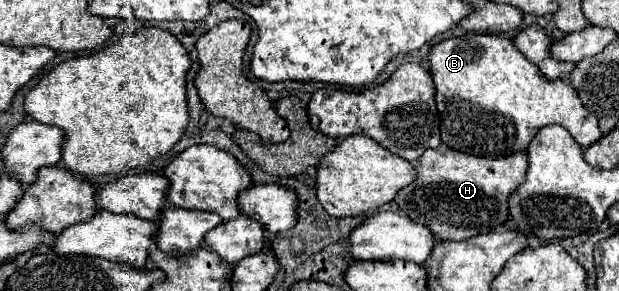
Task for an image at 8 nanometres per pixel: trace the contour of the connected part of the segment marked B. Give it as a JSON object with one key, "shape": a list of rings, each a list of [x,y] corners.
{"shape":[[[466,33],[462,37],[452,37],[434,45],[428,57],[430,75],[436,87],[436,107],[440,113],[442,143],[456,151],[464,151],[478,157],[506,157],[524,151],[536,131],[544,125],[562,125],[582,149],[602,137],[602,133],[598,131],[596,117],[584,109],[580,97],[576,97],[574,87],[564,83],[562,79],[546,79],[540,69],[530,63],[506,37]]]}

